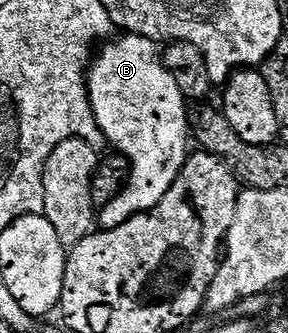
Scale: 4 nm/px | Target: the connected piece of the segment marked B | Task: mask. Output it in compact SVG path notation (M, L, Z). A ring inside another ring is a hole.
M119 36L123 37L108 40L98 50L88 68L87 92L95 122L104 140L130 162L125 187L98 210L100 230L121 227L136 213L159 205L183 170L191 149L187 100L163 65L160 46L147 37Z

